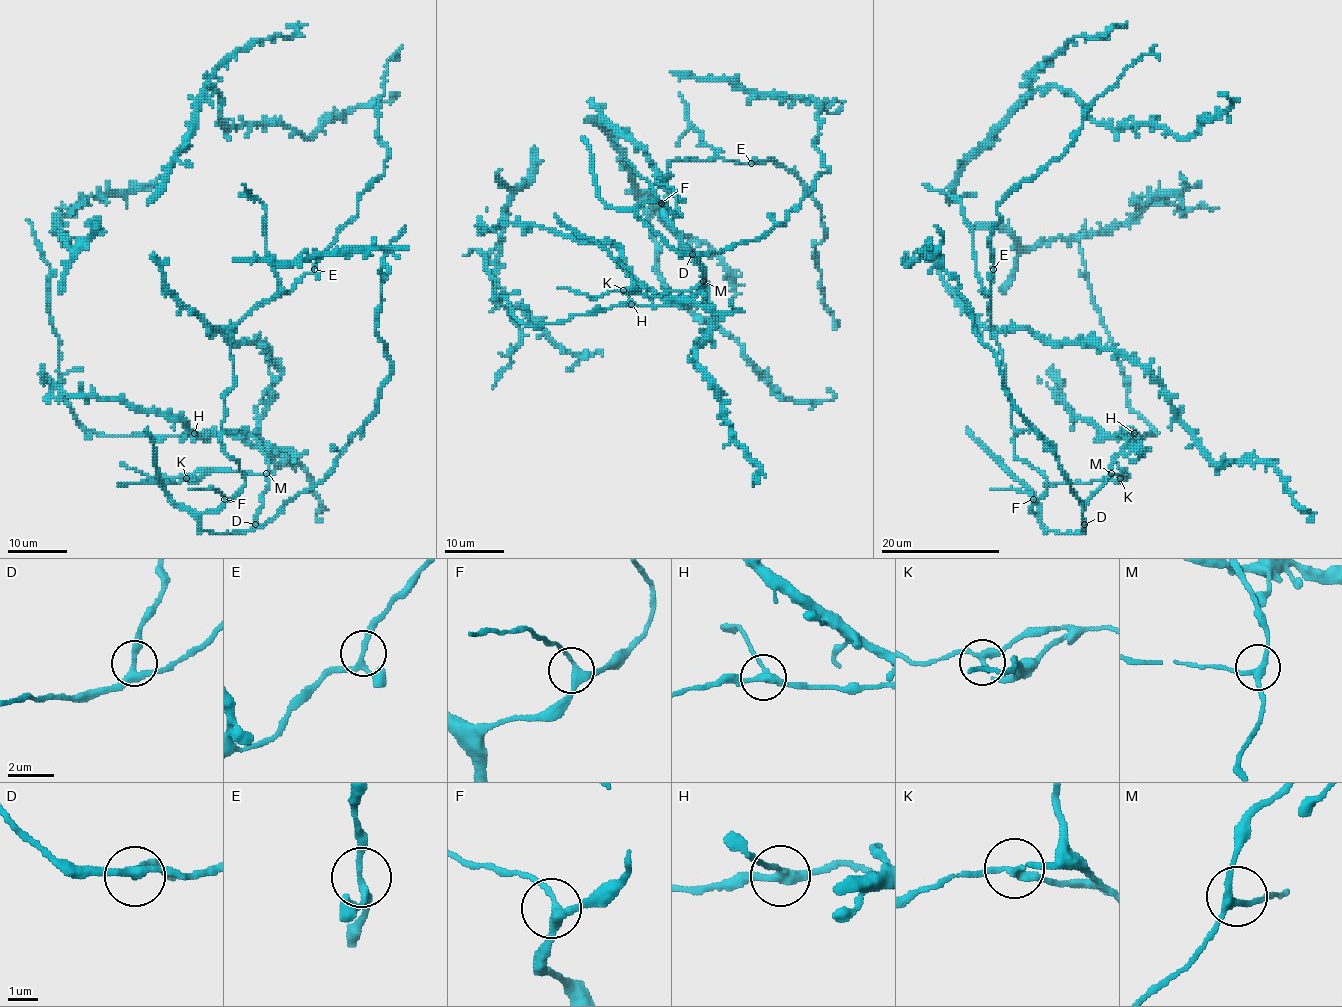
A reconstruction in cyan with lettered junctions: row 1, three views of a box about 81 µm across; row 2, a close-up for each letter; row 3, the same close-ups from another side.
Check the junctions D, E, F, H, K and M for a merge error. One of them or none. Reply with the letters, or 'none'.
K

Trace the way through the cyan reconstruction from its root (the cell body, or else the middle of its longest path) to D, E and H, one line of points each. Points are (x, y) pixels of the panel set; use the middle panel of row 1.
D: (680, 215), (677, 217), (658, 201), (646, 201), (638, 206), (638, 216), (677, 251), (692, 254)
E: (680, 215), (672, 189), (658, 183), (672, 176), (668, 172), (669, 163), (689, 158), (751, 163)
H: (680, 215), (658, 201), (638, 206), (638, 216), (669, 246), (699, 256), (702, 288), (675, 305), (631, 303)

